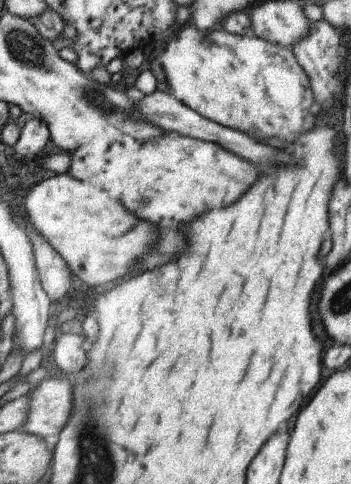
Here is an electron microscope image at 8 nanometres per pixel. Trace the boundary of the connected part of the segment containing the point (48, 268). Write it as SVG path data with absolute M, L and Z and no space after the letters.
M29 222L25 229L34 244L38 271L42 278L43 288L46 289L47 294L54 302L60 304L63 302L63 296L69 292L69 286L71 286L71 274L73 274L73 272L69 268L65 258L61 256L61 253L47 240L47 238L45 238L45 236L43 236L42 232L39 232L35 228L33 223Z

